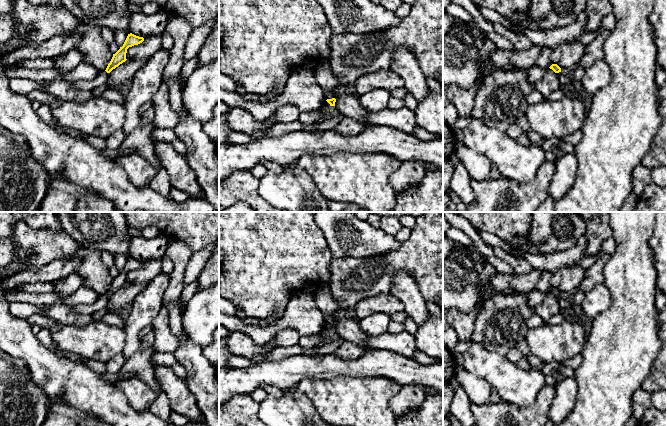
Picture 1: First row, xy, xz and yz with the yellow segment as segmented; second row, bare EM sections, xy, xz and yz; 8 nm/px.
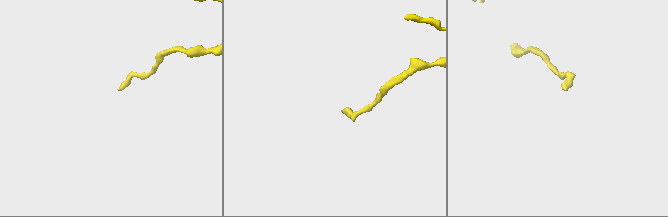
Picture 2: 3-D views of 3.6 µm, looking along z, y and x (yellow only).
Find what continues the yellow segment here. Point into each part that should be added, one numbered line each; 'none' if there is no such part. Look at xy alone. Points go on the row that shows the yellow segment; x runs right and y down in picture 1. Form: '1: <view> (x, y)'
1: xy (102, 78)

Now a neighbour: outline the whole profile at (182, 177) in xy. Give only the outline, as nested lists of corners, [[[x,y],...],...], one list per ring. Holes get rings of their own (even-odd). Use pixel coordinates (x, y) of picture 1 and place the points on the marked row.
[[[153,141],[157,157],[168,172],[172,188],[183,191],[188,196],[205,198],[205,194],[196,180],[195,172],[185,157],[180,155],[170,142]]]

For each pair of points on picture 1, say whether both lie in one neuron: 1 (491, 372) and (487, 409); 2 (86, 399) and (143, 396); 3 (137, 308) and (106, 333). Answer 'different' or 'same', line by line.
1: different
2: different
3: different

